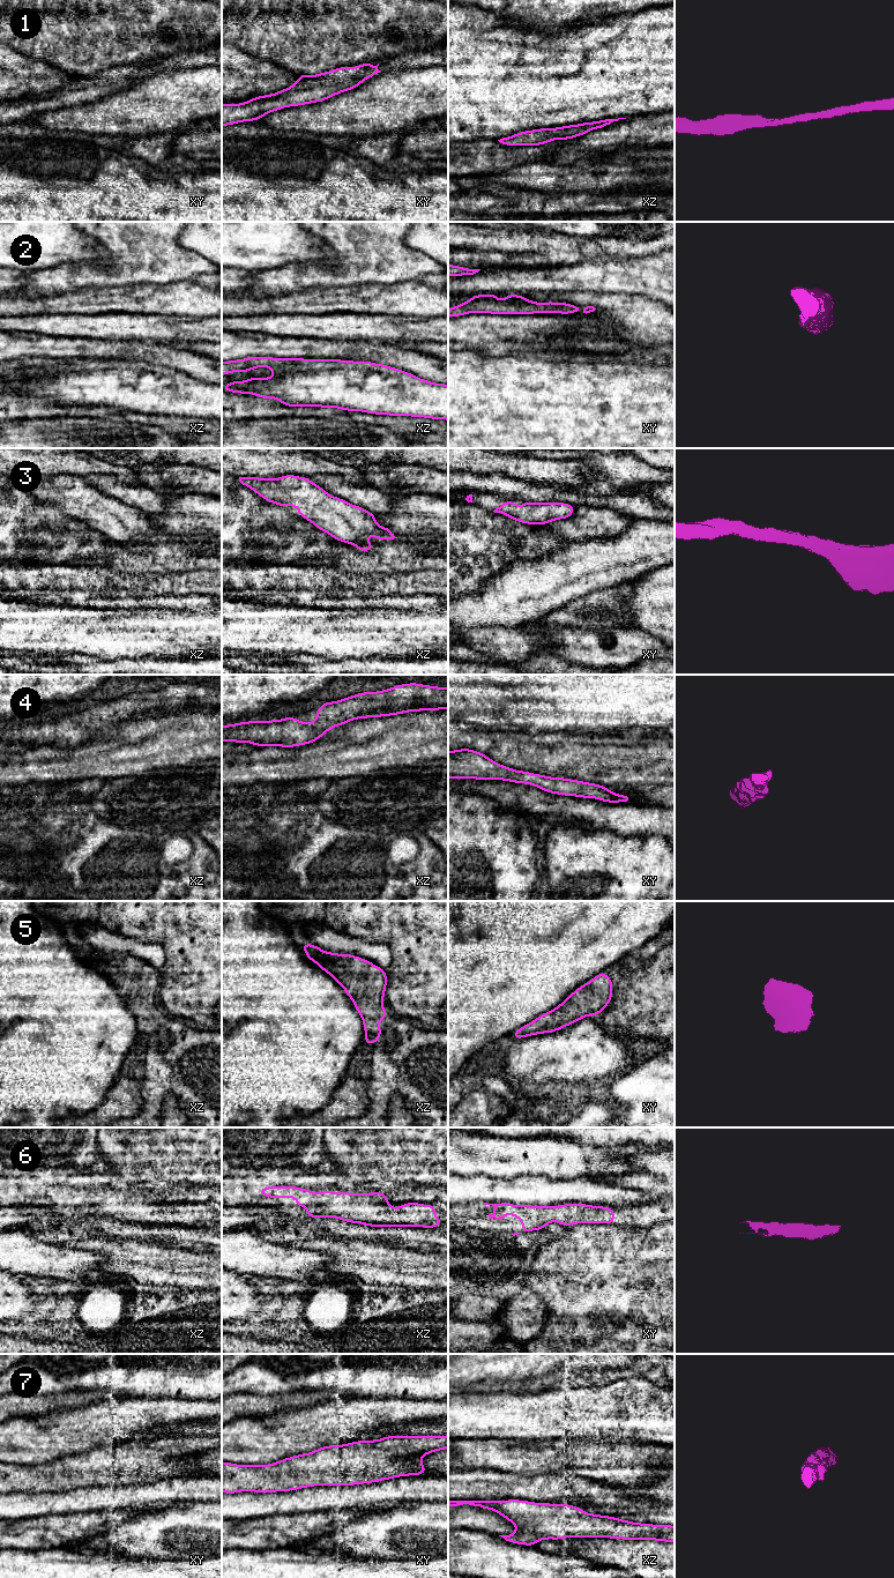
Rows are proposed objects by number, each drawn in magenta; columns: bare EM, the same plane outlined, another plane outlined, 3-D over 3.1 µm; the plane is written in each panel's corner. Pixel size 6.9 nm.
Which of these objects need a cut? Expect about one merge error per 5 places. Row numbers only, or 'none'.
none

